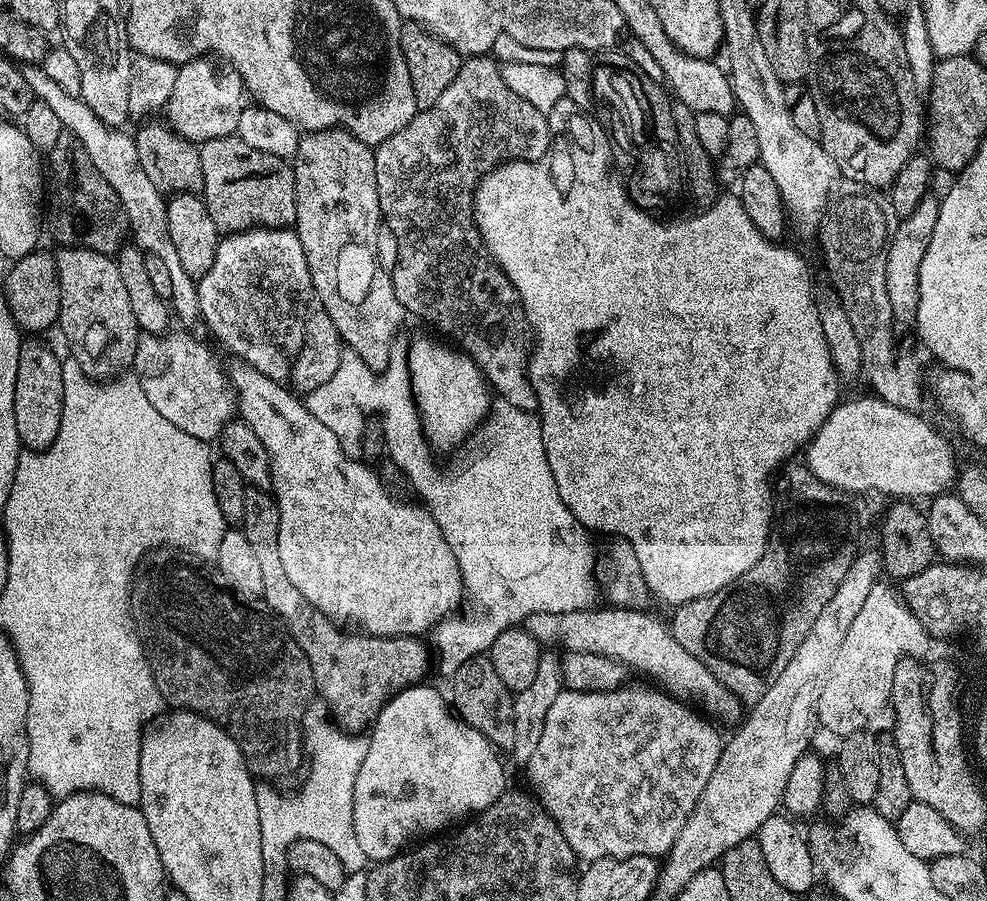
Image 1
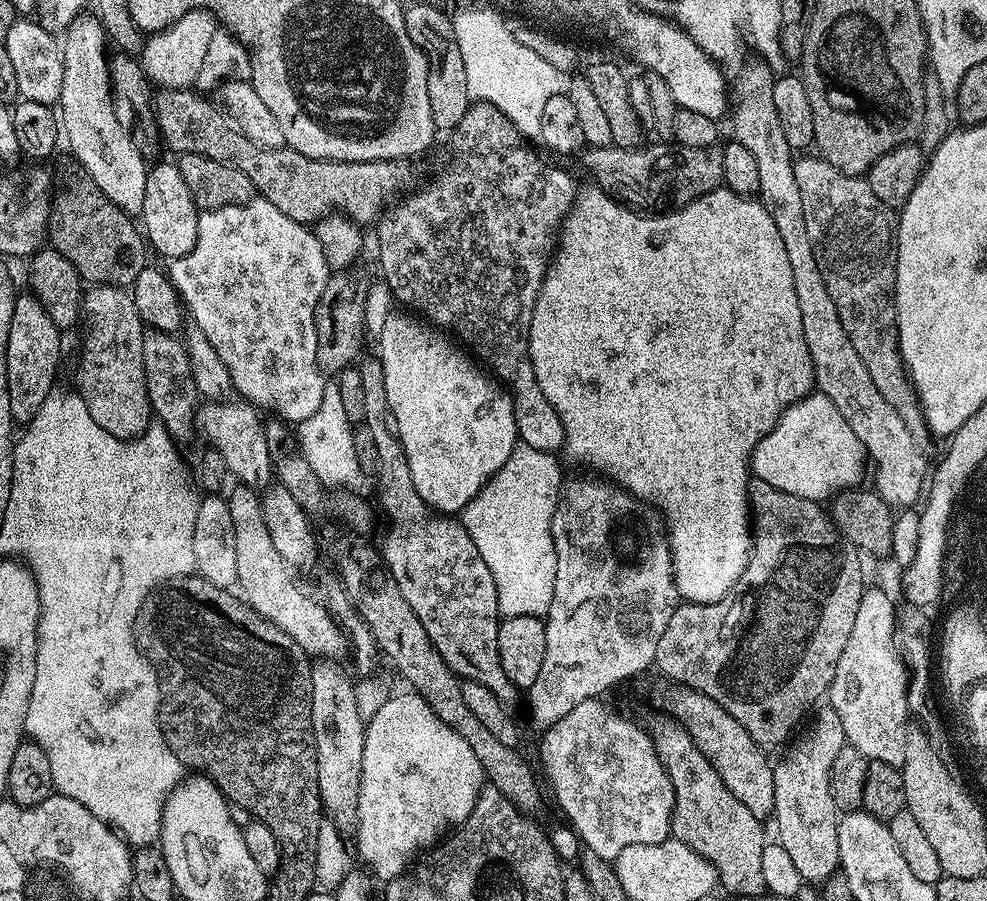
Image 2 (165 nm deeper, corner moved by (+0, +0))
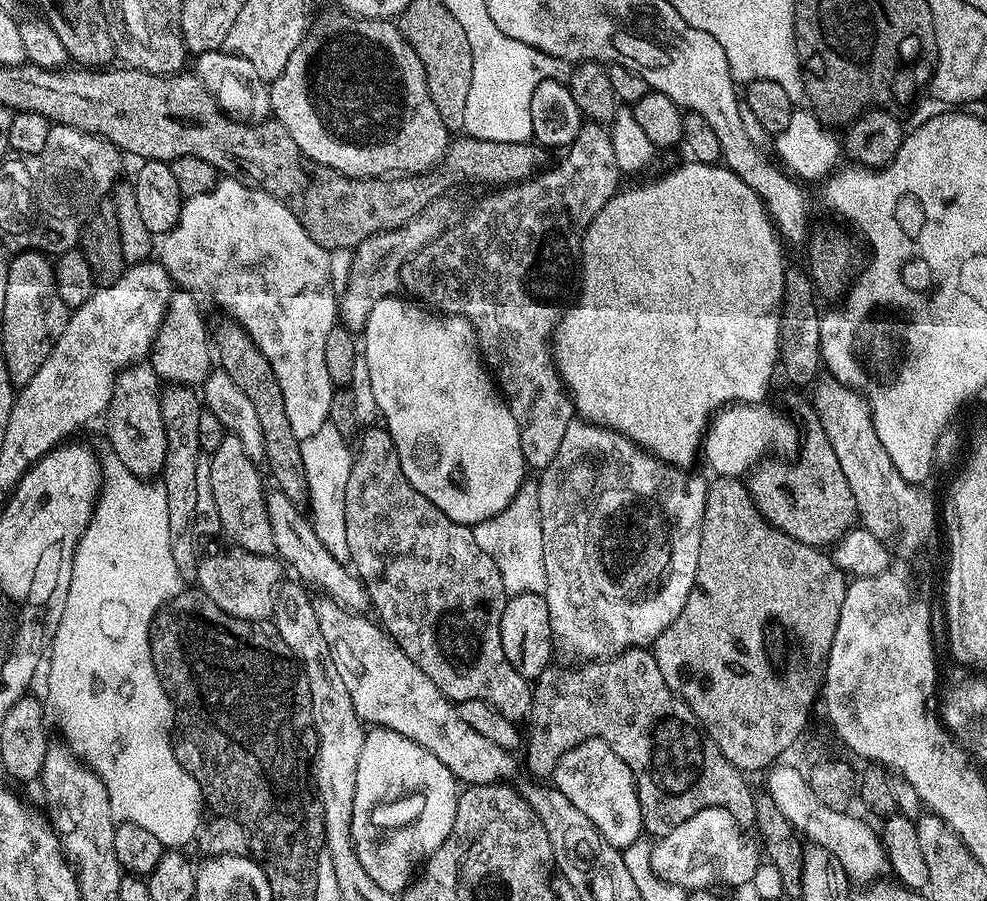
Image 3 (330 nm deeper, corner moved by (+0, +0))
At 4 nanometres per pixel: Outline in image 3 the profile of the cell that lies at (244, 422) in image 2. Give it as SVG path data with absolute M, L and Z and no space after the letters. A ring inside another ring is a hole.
M279 490L269 491L267 493L266 514L270 514L270 530L274 530L275 555L289 569L297 572L299 579L305 585L313 589L321 588L323 595L327 599L333 600L345 610L351 610L356 614L364 614L369 611L368 591L364 589L364 583L360 577L348 564L339 564L322 546L318 534L314 534L312 523L307 515L299 512L297 501L292 500L288 495ZM292 567L292 568L291 568ZM313 584L313 585L312 585Z

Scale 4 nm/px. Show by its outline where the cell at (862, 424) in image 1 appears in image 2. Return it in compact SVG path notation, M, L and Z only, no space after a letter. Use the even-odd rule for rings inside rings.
M813 390L785 408L776 424L756 443L750 472L755 479L786 490L786 494L824 502L833 494L861 483L860 479L866 476L866 453L838 406L826 394Z

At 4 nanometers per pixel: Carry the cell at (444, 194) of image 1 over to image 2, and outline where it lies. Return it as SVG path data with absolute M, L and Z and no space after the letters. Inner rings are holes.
M477 101L469 105L462 121L449 133L446 144L456 144L456 164L450 166L445 161L441 168L445 172L456 172L456 168L476 168L476 164L484 164L484 180L492 180L492 176L520 176L520 180L524 180L524 188L552 188L552 196L544 196L540 204L560 204L560 208L540 208L540 204L536 204L536 196L488 196L488 192L484 192L488 184L480 184L480 180L472 180L472 184L468 184L468 192L460 192L464 184L444 180L444 188L440 188L440 184L432 178L421 192L413 191L393 203L380 217L375 231L380 239L382 280L393 297L399 303L401 300L409 304L413 313L429 316L424 318L433 325L449 333L457 332L461 336L459 339L491 369L495 379L506 385L514 406L519 443L556 454L564 447L562 422L554 406L546 402L546 394L542 394L538 378L534 378L534 366L528 353L528 331L540 287L544 285L554 241L572 206L573 193L577 188L570 173L551 168L534 149L523 148L520 143L520 132L500 110L493 104Z

